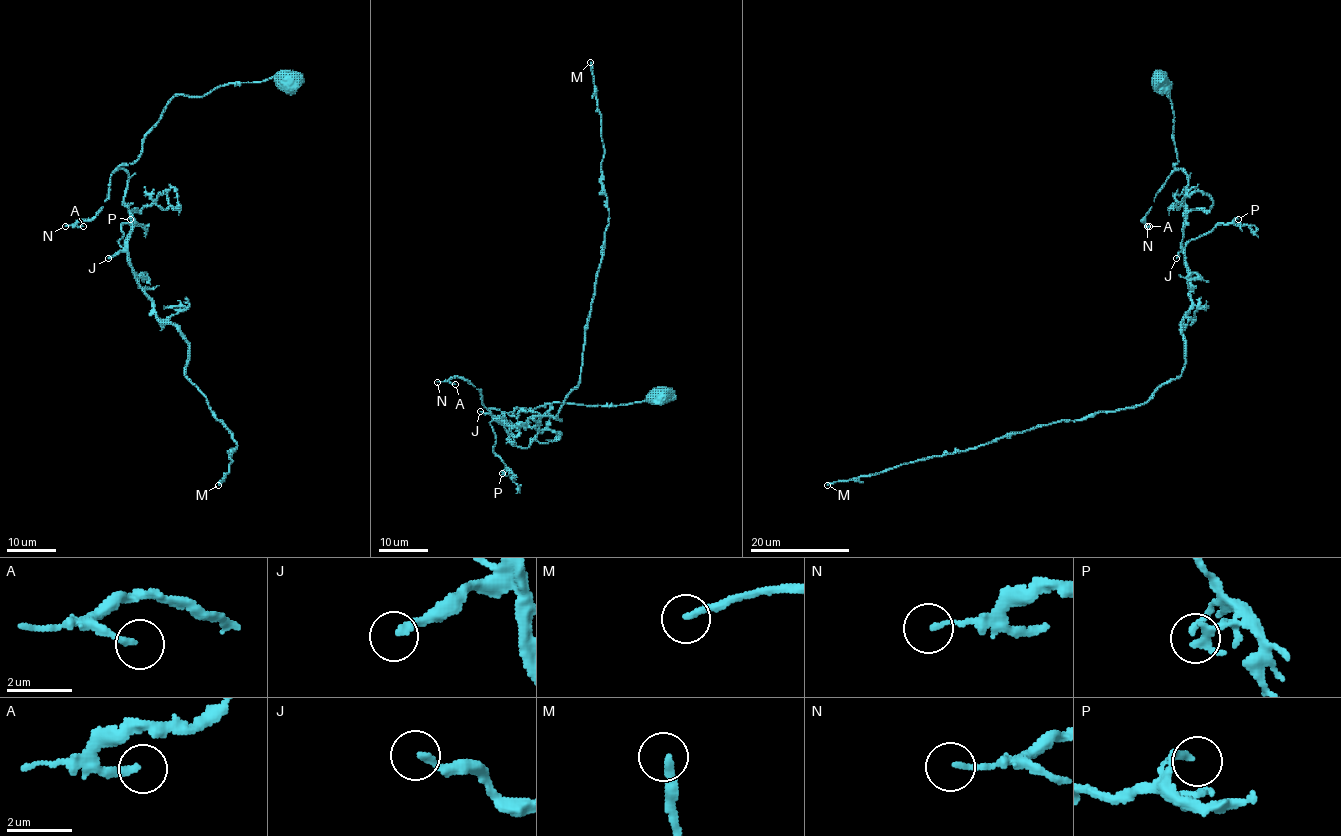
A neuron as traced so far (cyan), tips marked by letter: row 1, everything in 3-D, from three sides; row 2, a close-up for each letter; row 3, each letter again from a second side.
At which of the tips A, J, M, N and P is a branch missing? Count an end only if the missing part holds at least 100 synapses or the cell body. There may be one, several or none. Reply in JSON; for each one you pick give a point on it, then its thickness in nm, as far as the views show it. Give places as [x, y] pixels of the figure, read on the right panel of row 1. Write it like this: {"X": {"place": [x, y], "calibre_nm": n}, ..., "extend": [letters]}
{"M": {"place": [827, 485], "calibre_nm": 200}, "extend": ["M"]}

